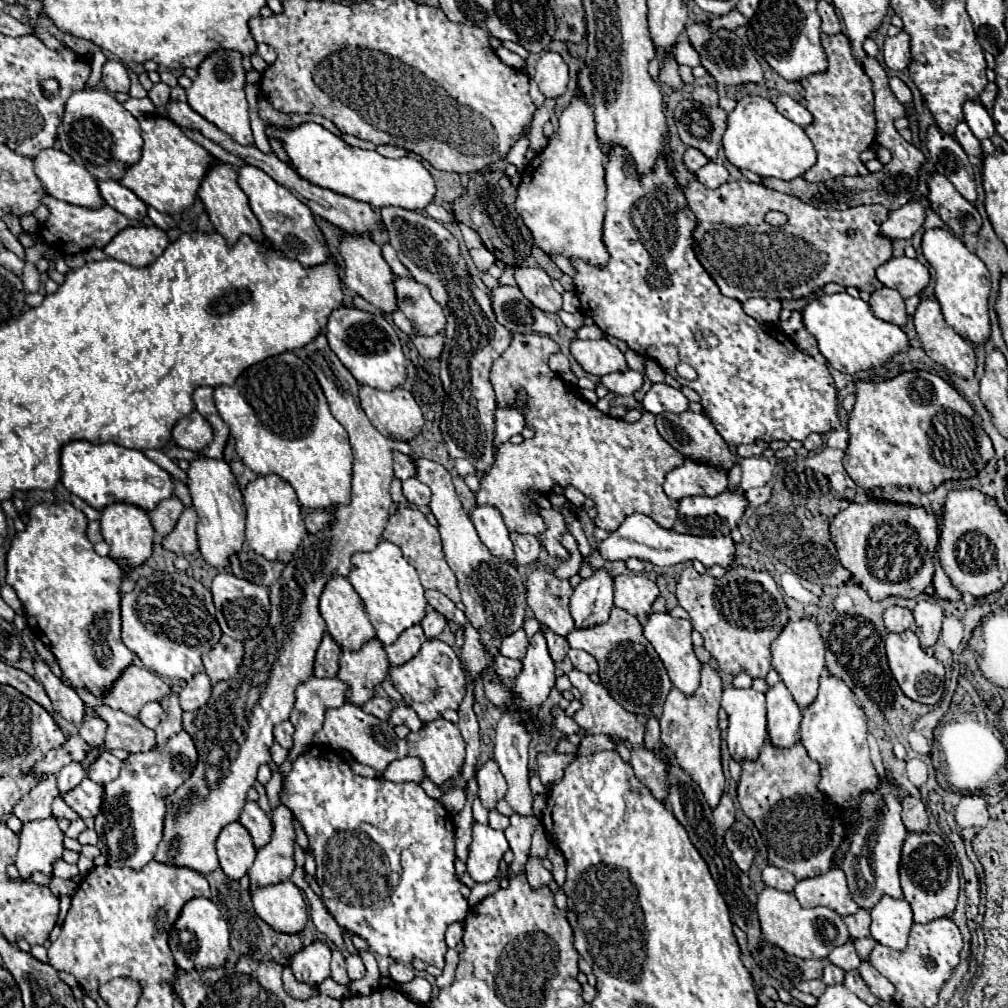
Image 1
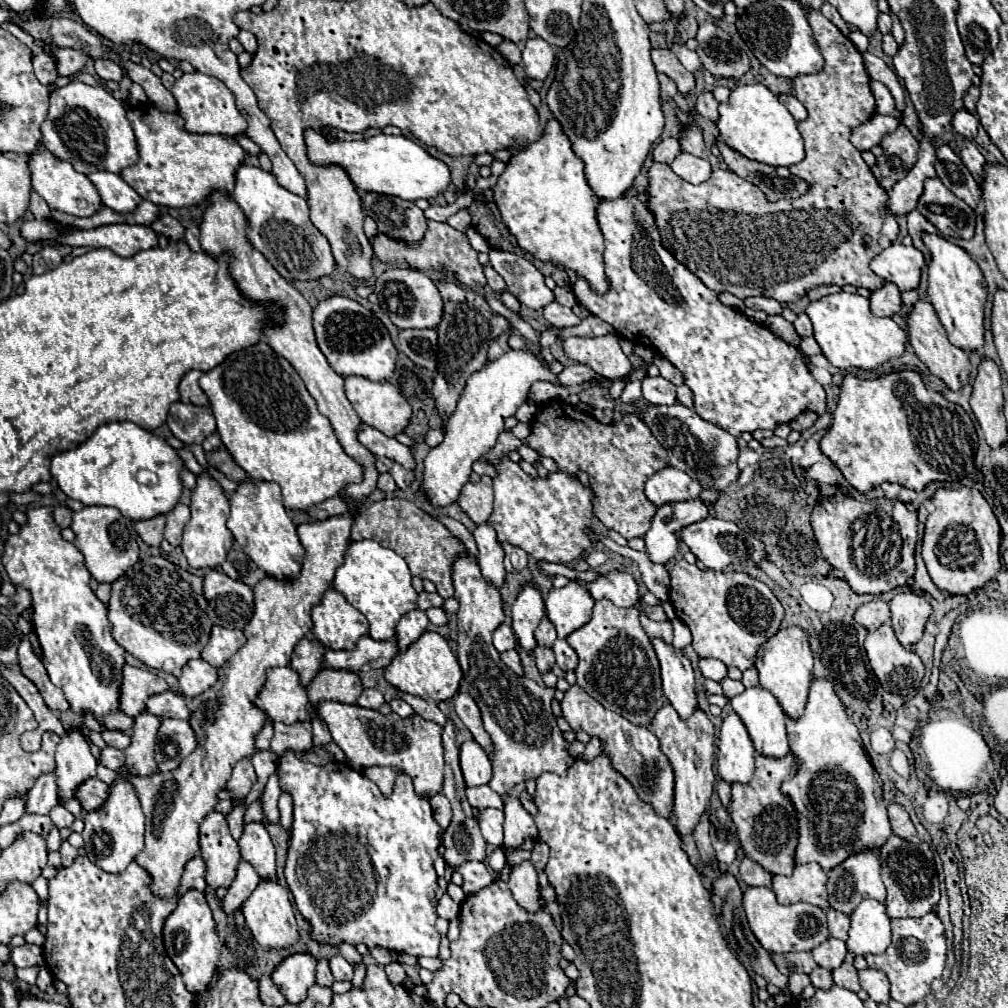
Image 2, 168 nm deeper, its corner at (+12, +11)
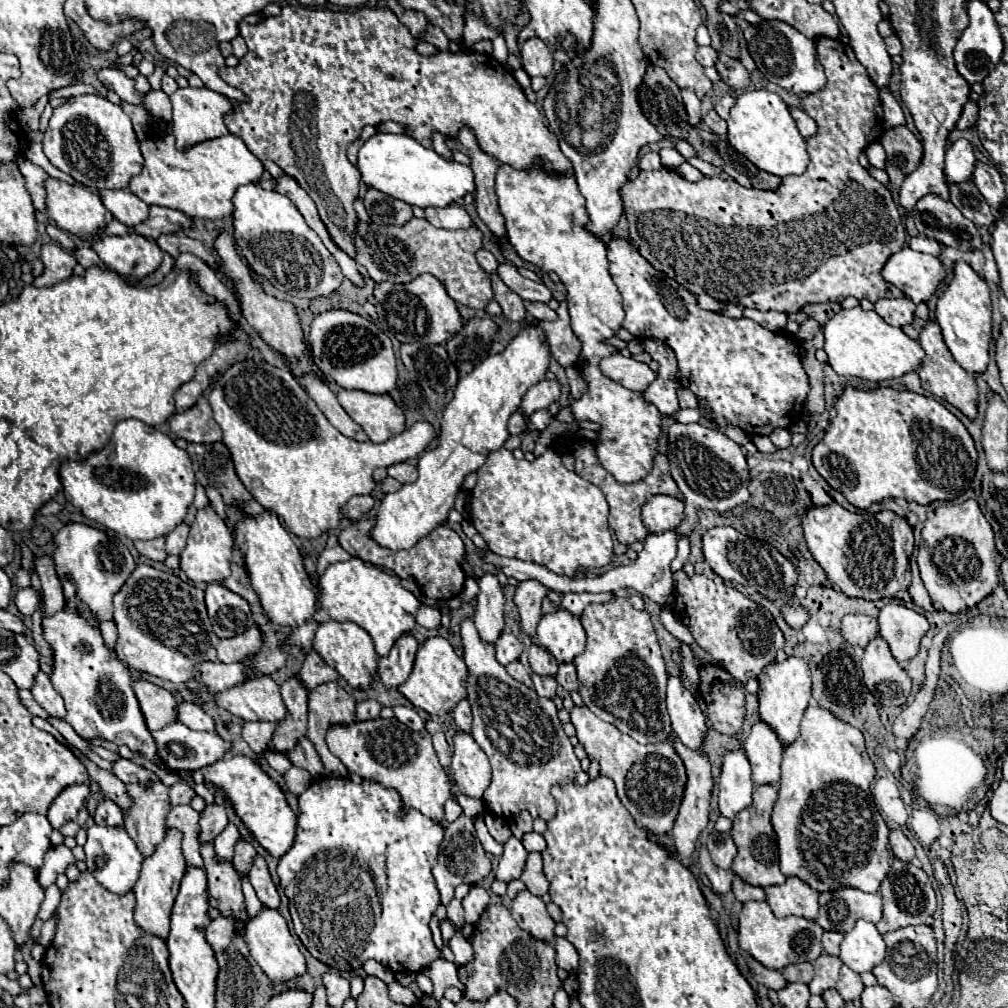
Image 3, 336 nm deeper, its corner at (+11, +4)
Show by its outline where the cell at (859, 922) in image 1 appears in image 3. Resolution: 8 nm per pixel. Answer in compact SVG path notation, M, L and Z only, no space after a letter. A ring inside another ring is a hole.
M823 932L823 940L821 940L823 952L829 954L829 956L839 956L841 940L843 940L841 932Z

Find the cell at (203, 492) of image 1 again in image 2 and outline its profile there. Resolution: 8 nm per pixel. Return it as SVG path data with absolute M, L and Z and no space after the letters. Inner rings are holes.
M202 473L196 479L196 487L192 489L192 503L190 503L192 519L188 521L184 529L184 539L182 539L182 553L186 555L190 567L218 567L226 559L226 553L230 551L234 537L226 527L228 513L230 513L230 501L224 489L220 487L218 481L214 481L210 475Z

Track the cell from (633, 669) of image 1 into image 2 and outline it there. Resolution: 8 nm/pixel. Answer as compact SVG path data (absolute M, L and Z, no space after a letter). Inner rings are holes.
M600 599L594 603L594 615L592 619L582 625L580 629L572 631L566 641L574 647L574 651L580 657L580 663L576 667L576 677L578 677L578 685L596 701L600 701L606 709L622 715L624 719L636 723L636 725L644 725L648 727L654 713L666 703L664 695L662 695L662 683L660 683L660 667L658 667L658 659L656 653L652 649L652 643L646 635L646 631L642 629L640 621L640 605L628 607L628 609L620 609L616 607L612 601L608 599Z

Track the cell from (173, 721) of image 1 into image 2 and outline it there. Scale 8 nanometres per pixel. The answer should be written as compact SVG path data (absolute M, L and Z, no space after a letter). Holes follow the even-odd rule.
M138 715L136 725L132 727L132 743L124 751L128 767L134 769L136 775L146 777L156 773L156 763L154 763L154 745L156 745L156 735L160 727L160 717L156 715Z

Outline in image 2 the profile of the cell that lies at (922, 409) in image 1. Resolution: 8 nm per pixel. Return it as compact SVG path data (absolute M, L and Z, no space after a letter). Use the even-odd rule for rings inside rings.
M894 371L874 381L860 381L854 375L846 375L840 385L840 399L832 417L832 427L820 441L820 449L838 465L848 483L860 493L868 493L868 489L884 481L922 491L930 481L960 481L974 469L978 435L972 419L960 405L946 401L940 393L928 391L920 373L916 371ZM908 401L912 401L912 433L908 419Z

